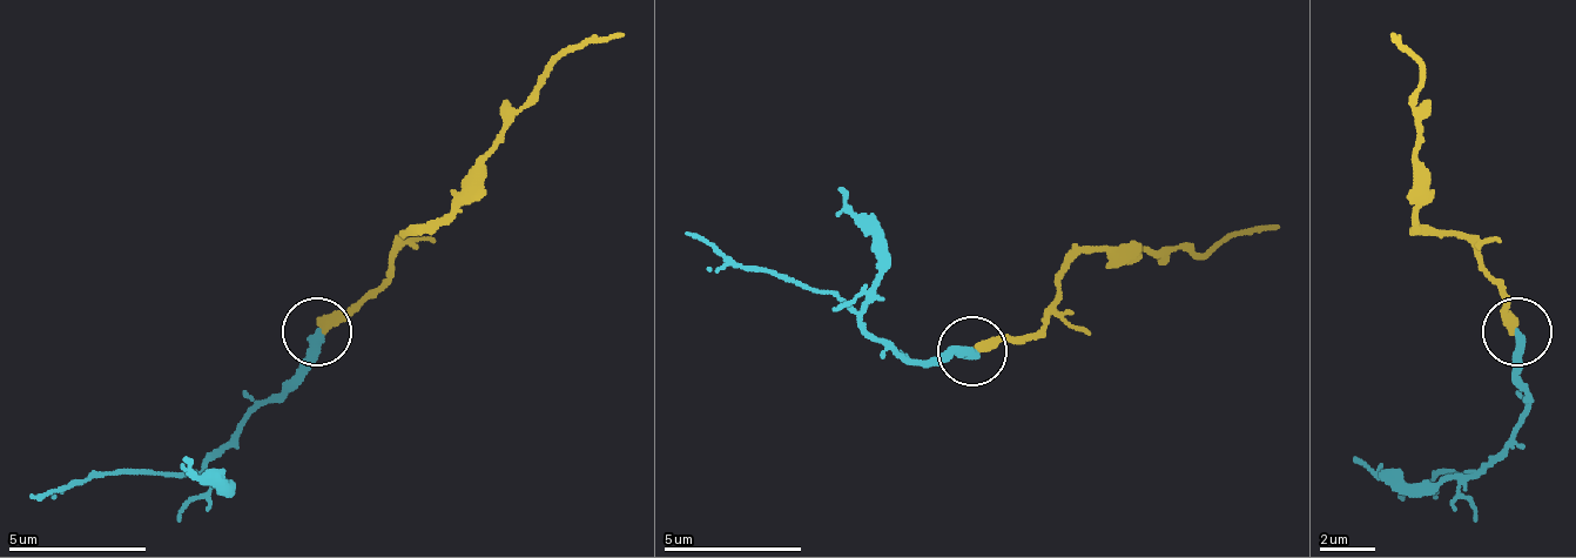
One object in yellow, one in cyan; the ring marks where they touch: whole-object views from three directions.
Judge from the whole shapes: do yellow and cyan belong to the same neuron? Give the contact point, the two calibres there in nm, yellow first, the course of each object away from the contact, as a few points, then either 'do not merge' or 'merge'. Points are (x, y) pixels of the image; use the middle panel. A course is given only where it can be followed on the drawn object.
at (972, 350); 400 nm thick on the yellow side, 360 nm on the other; yellow runs (977, 349), (1025, 342), (1061, 301), (1061, 273), (1081, 251), (1205, 251), (1233, 232), (1281, 224); cyan runs (970, 349), (895, 356), (833, 294), (749, 273), (687, 232); merge

